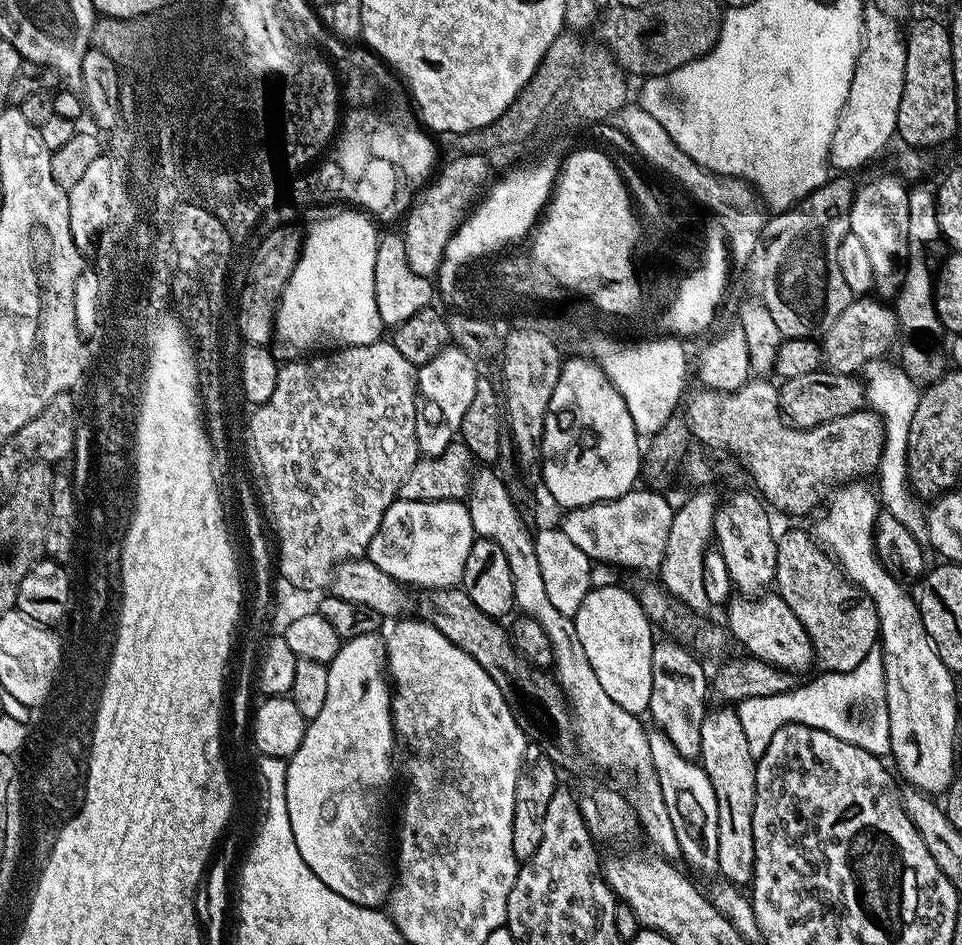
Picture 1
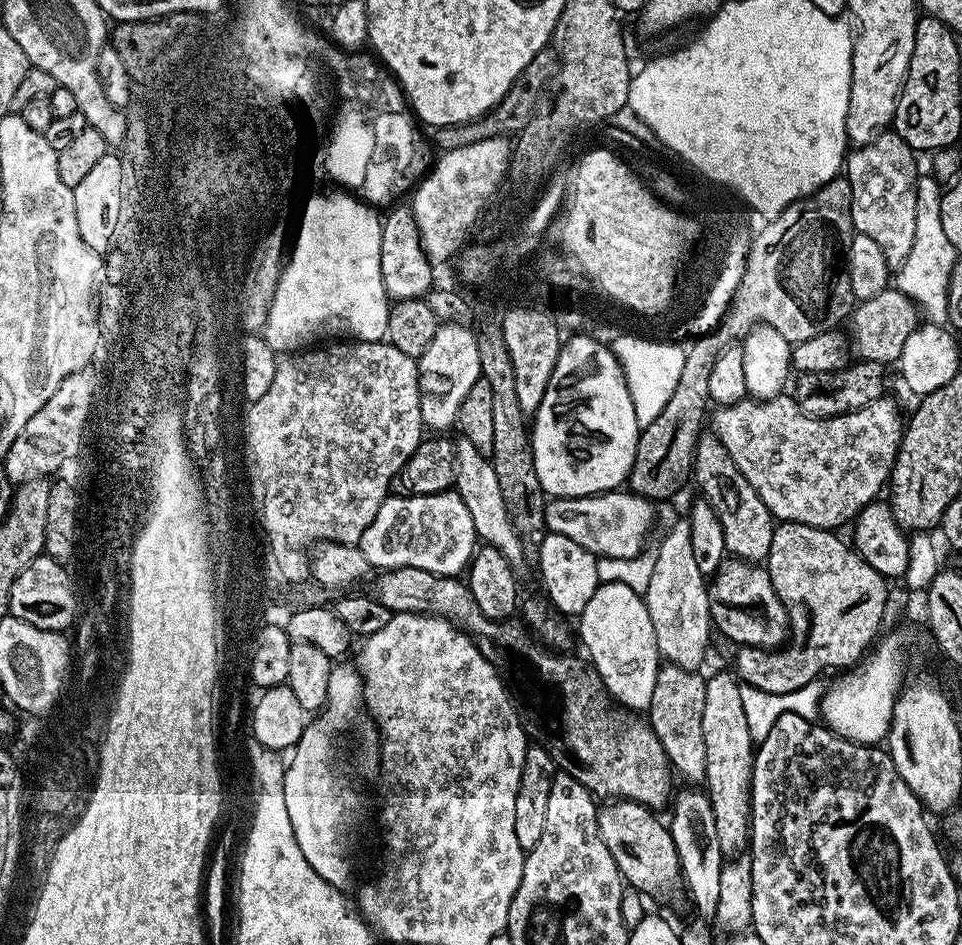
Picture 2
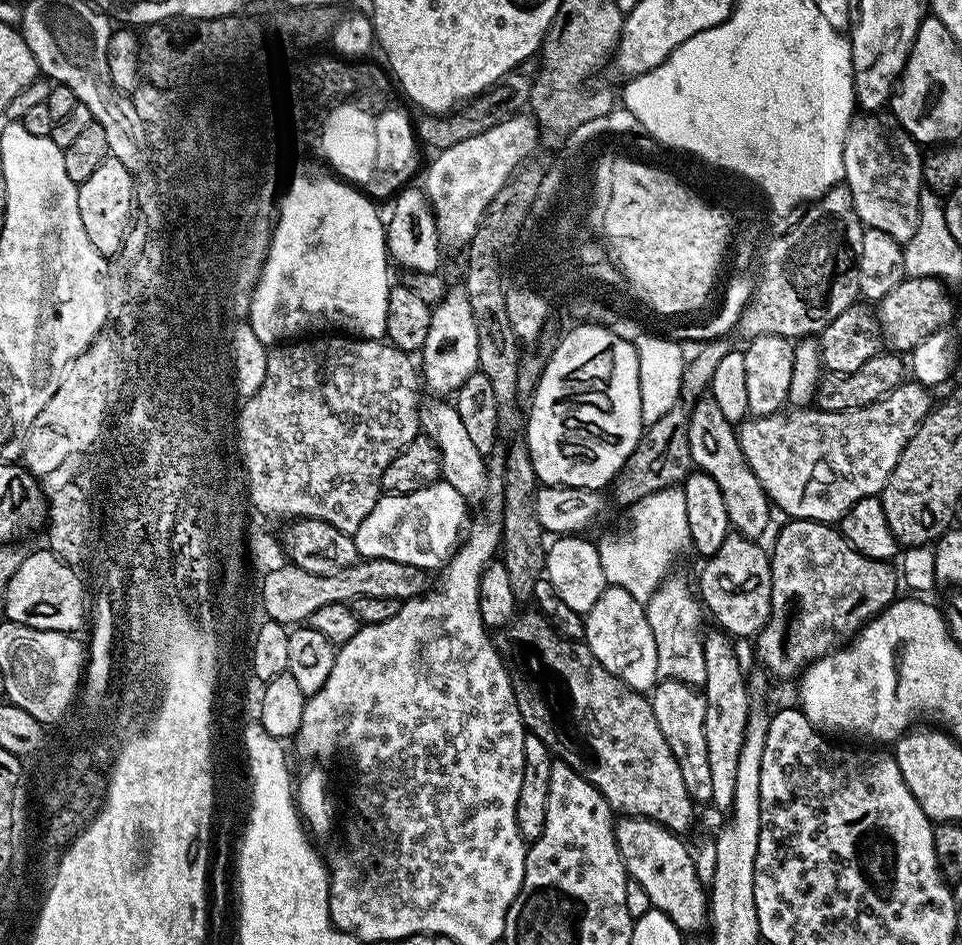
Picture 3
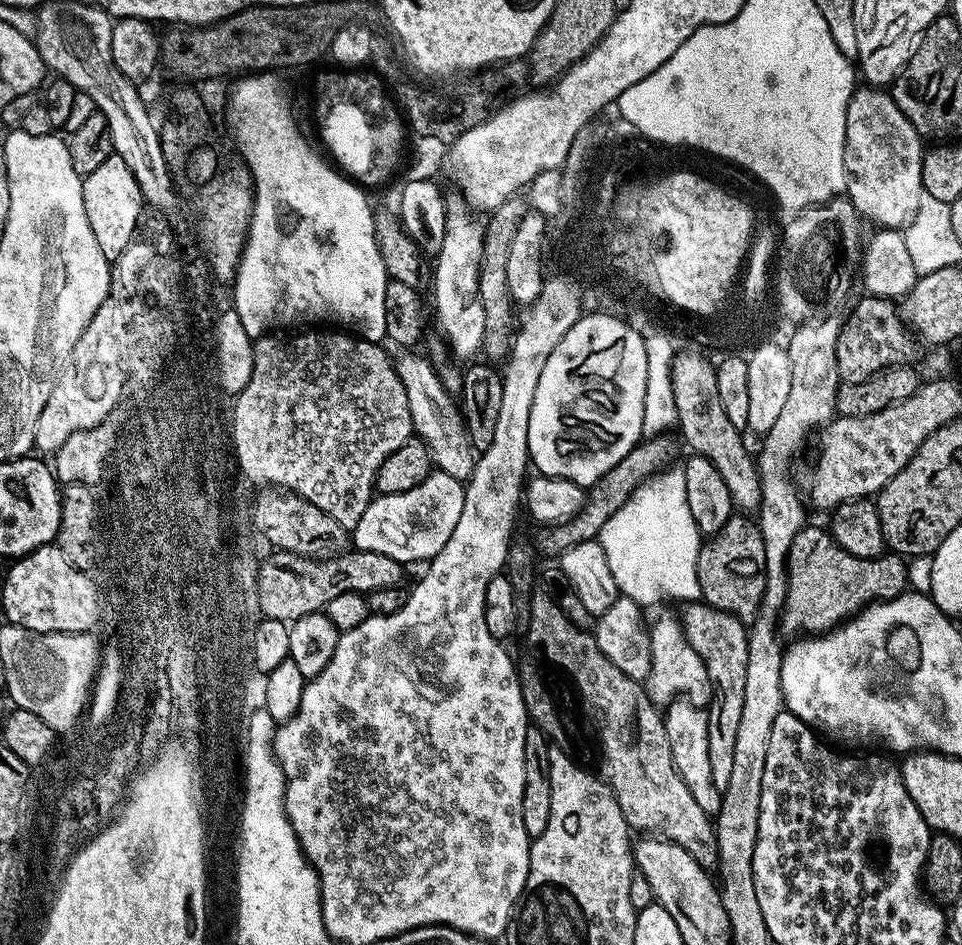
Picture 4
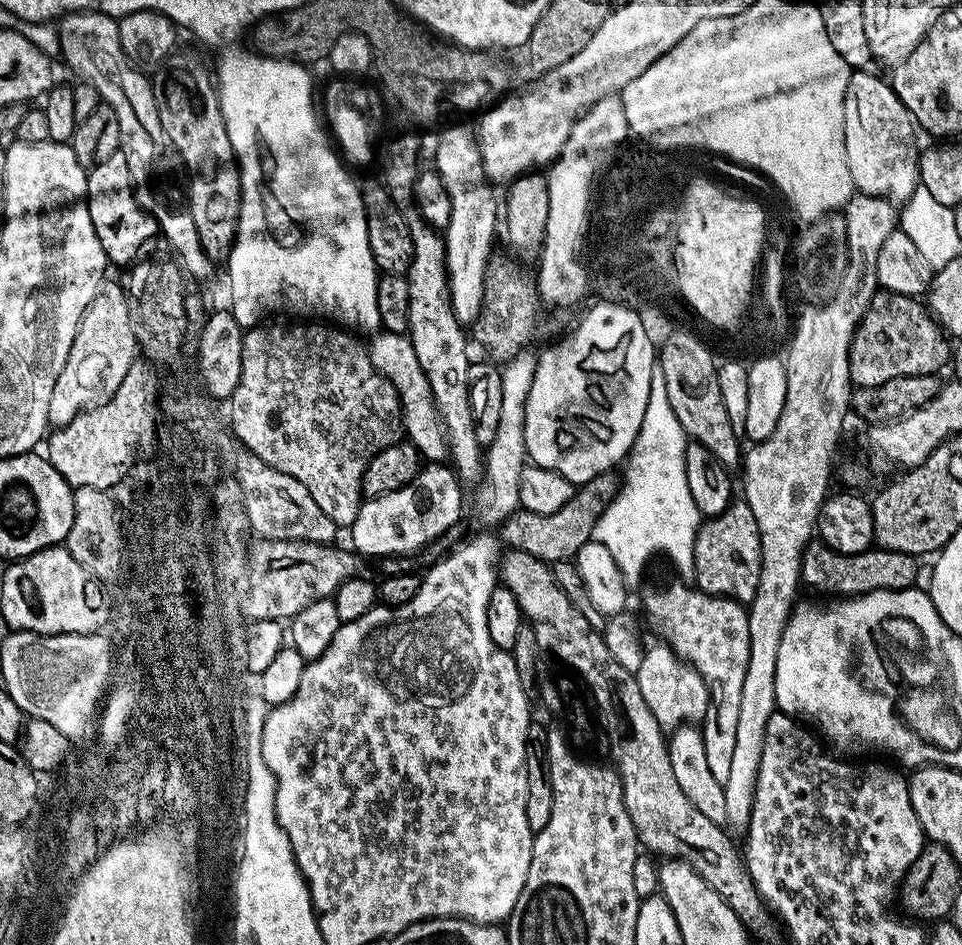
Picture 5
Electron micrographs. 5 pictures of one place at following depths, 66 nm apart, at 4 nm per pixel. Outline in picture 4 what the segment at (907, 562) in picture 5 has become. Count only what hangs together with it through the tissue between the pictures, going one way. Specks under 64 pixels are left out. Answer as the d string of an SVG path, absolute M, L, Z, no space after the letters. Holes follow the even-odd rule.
M827 527L805 528L790 542L788 589L780 611L778 632L784 638L823 634L832 630L834 619L851 618L869 604L893 600L909 587L908 565L901 555L883 554L860 558L848 553Z

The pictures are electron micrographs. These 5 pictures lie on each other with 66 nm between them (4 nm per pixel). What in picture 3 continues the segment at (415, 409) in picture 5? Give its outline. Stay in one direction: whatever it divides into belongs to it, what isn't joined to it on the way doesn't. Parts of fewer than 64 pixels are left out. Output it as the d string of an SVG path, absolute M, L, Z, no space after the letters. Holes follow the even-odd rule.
M444 398L428 399L425 399L420 406L420 430L429 440L436 443L436 448L440 452L443 483L454 486L454 490L462 494L465 502L482 499L484 491L487 490L488 484L490 485L488 460L482 454L478 454L472 439L468 437L462 418L458 418L455 403Z

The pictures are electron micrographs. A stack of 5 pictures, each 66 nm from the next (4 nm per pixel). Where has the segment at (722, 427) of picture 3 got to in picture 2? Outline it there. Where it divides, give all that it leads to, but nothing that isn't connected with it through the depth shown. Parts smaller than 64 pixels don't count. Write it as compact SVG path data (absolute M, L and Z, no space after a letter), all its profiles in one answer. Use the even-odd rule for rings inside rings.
M708 430L701 435L696 444L694 480L700 483L703 499L714 506L722 522L722 534L726 538L728 552L733 557L749 562L767 561L770 550L770 538L774 527L772 512L762 502L762 498L746 482L744 475L734 466L734 458L726 450L715 431Z

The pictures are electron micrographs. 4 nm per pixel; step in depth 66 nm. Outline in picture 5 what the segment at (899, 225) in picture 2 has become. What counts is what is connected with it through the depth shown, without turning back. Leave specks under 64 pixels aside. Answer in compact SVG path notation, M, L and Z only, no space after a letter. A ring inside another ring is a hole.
M856 70L846 82L846 166L850 166L852 187L857 193L880 196L902 206L920 182L916 148L918 132L906 106L902 106L898 94L894 94L891 83L874 73L872 70Z

